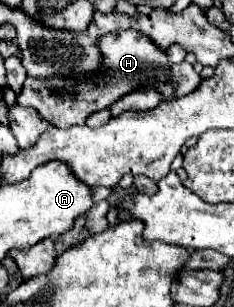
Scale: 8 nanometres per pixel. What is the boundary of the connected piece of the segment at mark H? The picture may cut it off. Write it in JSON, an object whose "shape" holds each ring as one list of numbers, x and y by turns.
{"shape":[[124,30,116,34,108,34,100,38,100,50,104,54,104,70,102,78,92,80,78,80,78,78,26,78,22,94,18,96,18,104,36,108,52,126,58,128,70,128,70,126,82,126,86,124,86,118,98,110,110,108,118,98,124,94,154,86,164,100,172,100,184,94,190,94,196,90,194,86,200,84,200,76,194,72,190,62,174,64,168,60,168,56,154,46,146,36,142,36,136,30]]}

